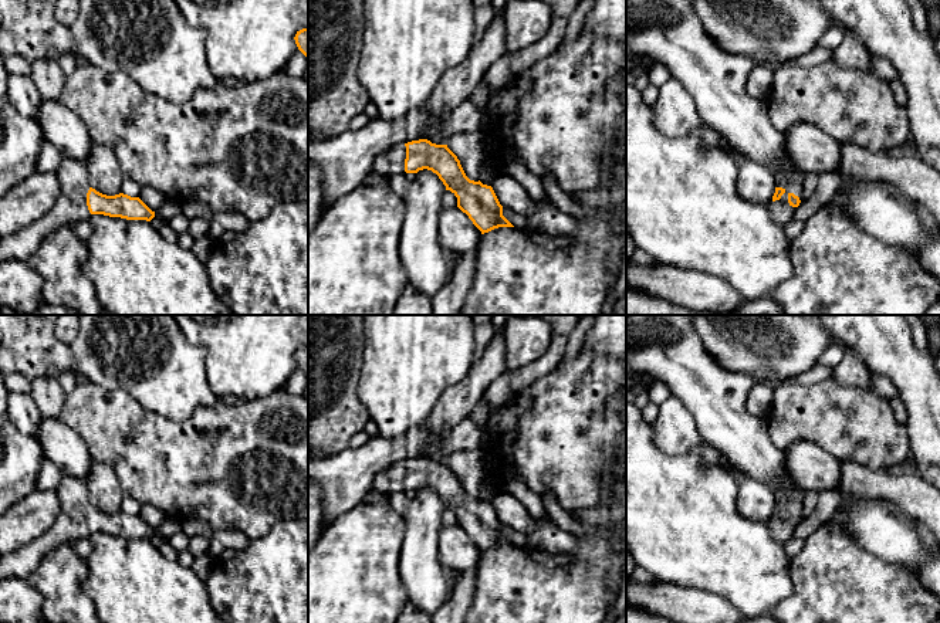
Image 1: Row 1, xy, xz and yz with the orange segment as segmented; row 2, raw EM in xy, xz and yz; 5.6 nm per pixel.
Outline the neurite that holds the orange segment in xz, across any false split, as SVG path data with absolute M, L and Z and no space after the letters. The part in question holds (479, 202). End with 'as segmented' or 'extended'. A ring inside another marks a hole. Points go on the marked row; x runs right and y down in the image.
M427 139L412 140L382 152L372 165L372 172L390 177L398 173L432 170L457 197L457 207L469 216L473 224L488 233L498 227L514 227L504 216L491 186L470 180L457 156L447 145L436 145Z | extended

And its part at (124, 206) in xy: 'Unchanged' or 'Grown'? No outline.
Grown

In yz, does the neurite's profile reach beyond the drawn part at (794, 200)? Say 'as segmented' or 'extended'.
extended

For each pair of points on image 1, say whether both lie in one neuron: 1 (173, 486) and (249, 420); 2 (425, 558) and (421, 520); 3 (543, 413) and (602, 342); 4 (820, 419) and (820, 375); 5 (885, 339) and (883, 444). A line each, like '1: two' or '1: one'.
1: one
2: one
3: two
4: two
5: two

